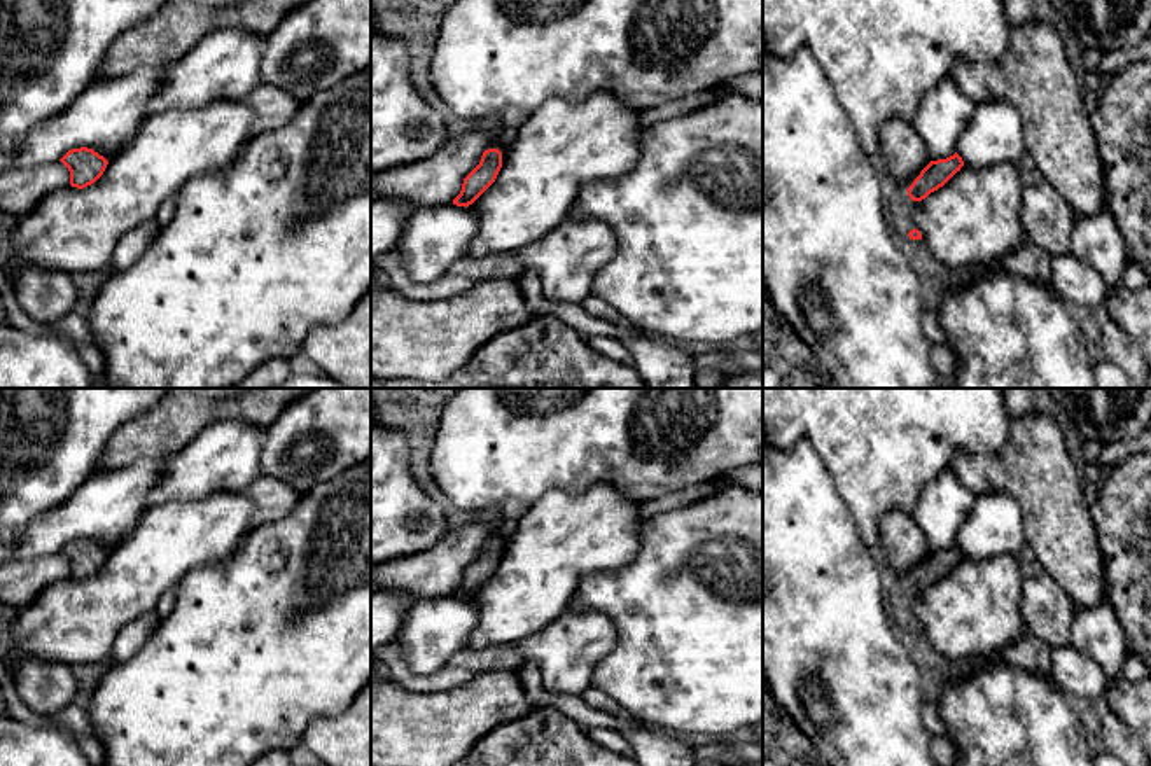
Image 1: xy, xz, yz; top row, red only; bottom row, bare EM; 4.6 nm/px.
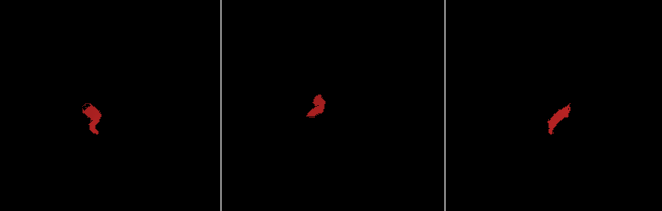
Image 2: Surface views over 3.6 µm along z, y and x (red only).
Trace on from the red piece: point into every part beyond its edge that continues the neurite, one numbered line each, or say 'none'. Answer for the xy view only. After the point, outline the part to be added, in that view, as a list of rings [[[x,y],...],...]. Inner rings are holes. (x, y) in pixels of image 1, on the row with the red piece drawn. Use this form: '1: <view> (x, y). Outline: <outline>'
none

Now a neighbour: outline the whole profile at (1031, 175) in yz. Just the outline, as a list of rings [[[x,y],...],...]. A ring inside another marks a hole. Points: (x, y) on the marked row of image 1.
[[[1029,154],[1016,163],[1016,168],[1025,185],[1039,185],[1043,182],[1043,175]]]

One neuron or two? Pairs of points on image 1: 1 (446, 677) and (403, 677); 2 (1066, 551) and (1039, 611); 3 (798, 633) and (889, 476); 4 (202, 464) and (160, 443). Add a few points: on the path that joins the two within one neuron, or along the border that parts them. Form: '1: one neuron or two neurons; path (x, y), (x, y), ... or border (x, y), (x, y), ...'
1: one neuron; path (436, 681), (413, 682)
2: two neurons; border (1045, 572), (1060, 586), (1074, 607)
3: two neurons; border (838, 492), (854, 520), (859, 539), (880, 564)
4: two neurons; border (210, 425), (168, 457)

